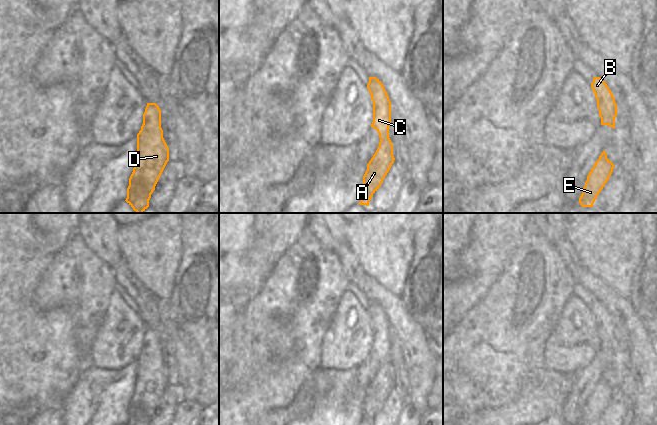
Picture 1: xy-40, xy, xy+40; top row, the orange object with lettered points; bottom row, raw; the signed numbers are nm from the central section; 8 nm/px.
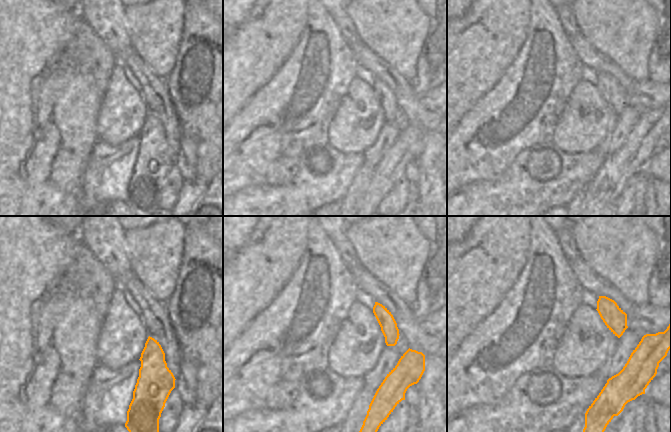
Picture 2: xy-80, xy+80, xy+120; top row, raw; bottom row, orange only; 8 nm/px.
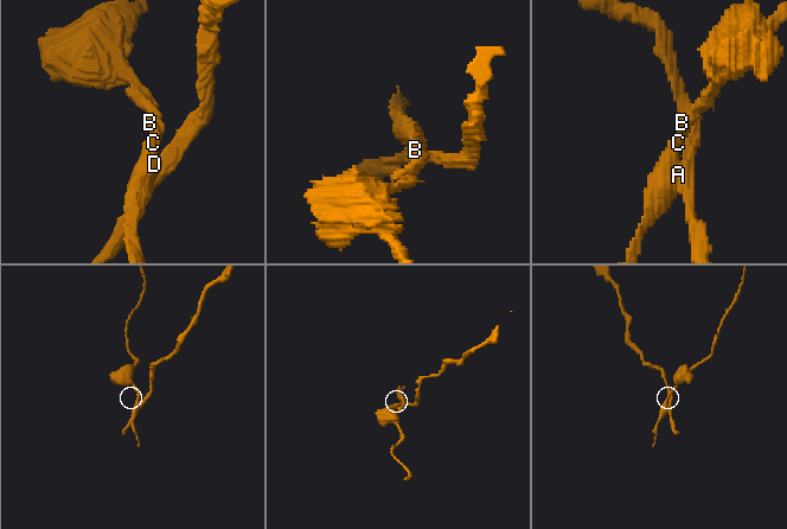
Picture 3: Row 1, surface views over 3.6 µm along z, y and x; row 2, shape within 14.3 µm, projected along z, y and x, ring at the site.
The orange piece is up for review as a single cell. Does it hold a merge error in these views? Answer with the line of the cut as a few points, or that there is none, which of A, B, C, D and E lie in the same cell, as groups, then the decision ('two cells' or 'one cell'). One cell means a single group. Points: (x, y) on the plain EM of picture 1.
cut xy+40 (606, 380), (602, 380), (598, 384); groups A B C D / E; two cells

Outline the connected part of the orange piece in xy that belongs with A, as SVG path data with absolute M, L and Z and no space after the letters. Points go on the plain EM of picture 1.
M369 301L367 312L373 326L373 346L371 351L377 354L380 366L375 378L367 388L367 394L362 402L363 420L360 425L371 424L395 384L393 368L389 362L392 332L389 320L381 305L376 301Z

